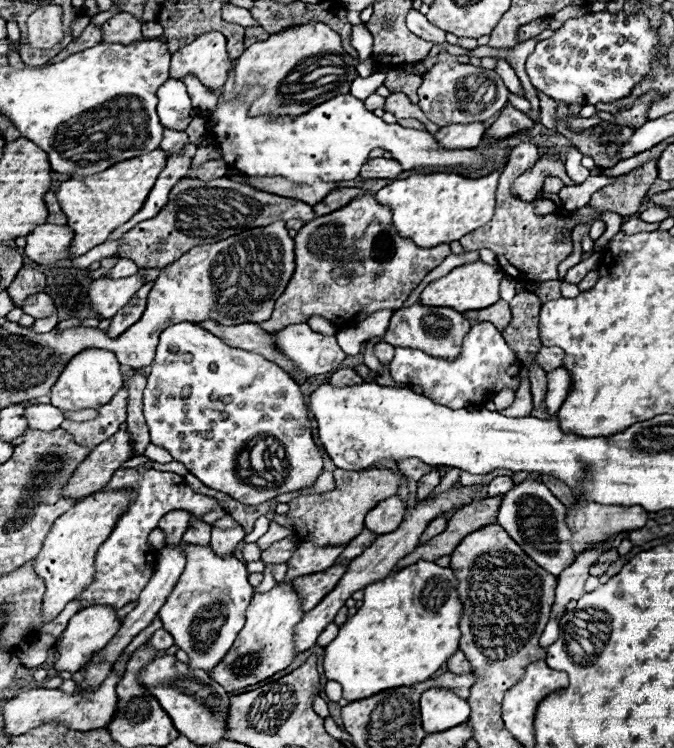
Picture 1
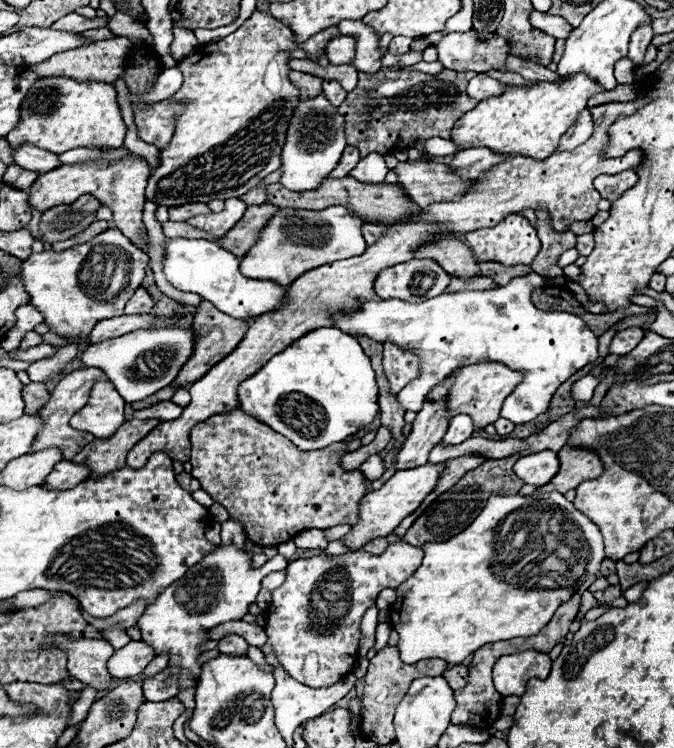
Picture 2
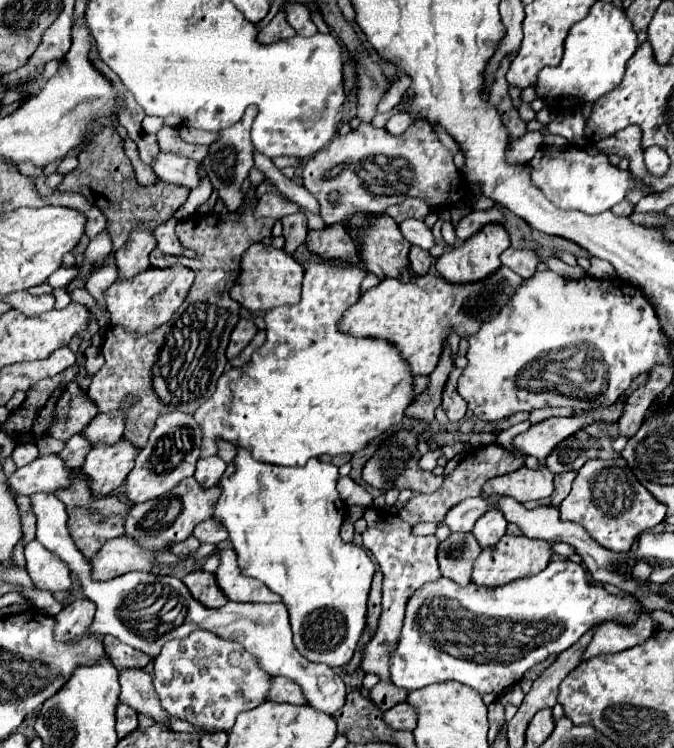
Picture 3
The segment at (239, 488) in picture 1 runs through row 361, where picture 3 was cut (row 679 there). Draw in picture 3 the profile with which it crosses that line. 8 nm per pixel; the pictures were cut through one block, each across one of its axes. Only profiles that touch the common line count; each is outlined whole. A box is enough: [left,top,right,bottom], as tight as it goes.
[154,632,270,732]

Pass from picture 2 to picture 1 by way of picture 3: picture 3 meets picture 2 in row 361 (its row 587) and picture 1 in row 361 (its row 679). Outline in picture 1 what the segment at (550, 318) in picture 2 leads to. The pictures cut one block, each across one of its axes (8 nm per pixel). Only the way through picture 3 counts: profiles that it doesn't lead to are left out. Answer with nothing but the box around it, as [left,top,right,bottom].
[392,322,522,410]

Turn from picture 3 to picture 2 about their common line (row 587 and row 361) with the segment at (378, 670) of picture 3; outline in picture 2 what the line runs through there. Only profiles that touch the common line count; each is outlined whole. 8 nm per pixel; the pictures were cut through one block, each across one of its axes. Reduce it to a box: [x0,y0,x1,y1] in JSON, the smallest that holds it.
[384,342,420,394]

